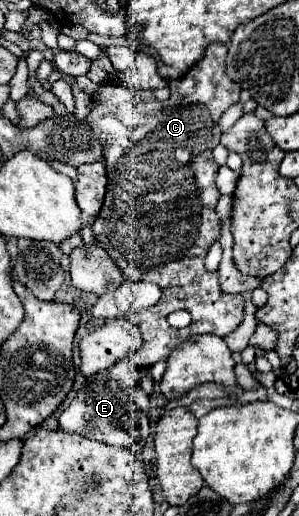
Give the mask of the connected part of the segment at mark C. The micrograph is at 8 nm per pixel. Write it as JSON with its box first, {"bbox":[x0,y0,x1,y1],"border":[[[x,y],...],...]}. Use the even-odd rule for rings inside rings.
{"bbox":[87,45,243,369],"border":[[[209,45],[205,50],[205,57],[185,77],[167,81],[171,87],[171,97],[167,101],[157,101],[153,91],[131,91],[123,85],[103,83],[99,93],[93,97],[95,107],[87,117],[87,125],[103,145],[103,159],[109,179],[105,203],[91,225],[93,237],[123,271],[123,279],[153,281],[163,289],[163,295],[155,307],[143,309],[133,316],[131,313],[125,315],[143,333],[143,347],[133,355],[137,369],[147,369],[157,361],[167,359],[179,343],[187,341],[193,335],[209,333],[225,337],[243,321],[243,295],[223,293],[219,285],[219,273],[209,273],[205,269],[205,255],[209,247],[219,239],[219,219],[215,213],[217,201],[221,197],[215,185],[219,165],[215,163],[211,153],[213,147],[219,145],[221,137],[219,119],[227,111],[227,107],[239,101],[241,91],[239,85],[235,85],[235,81],[231,81],[225,73],[225,57],[225,45]],[[179,309],[191,313],[193,321],[189,327],[175,329],[167,323],[167,317]]]}

